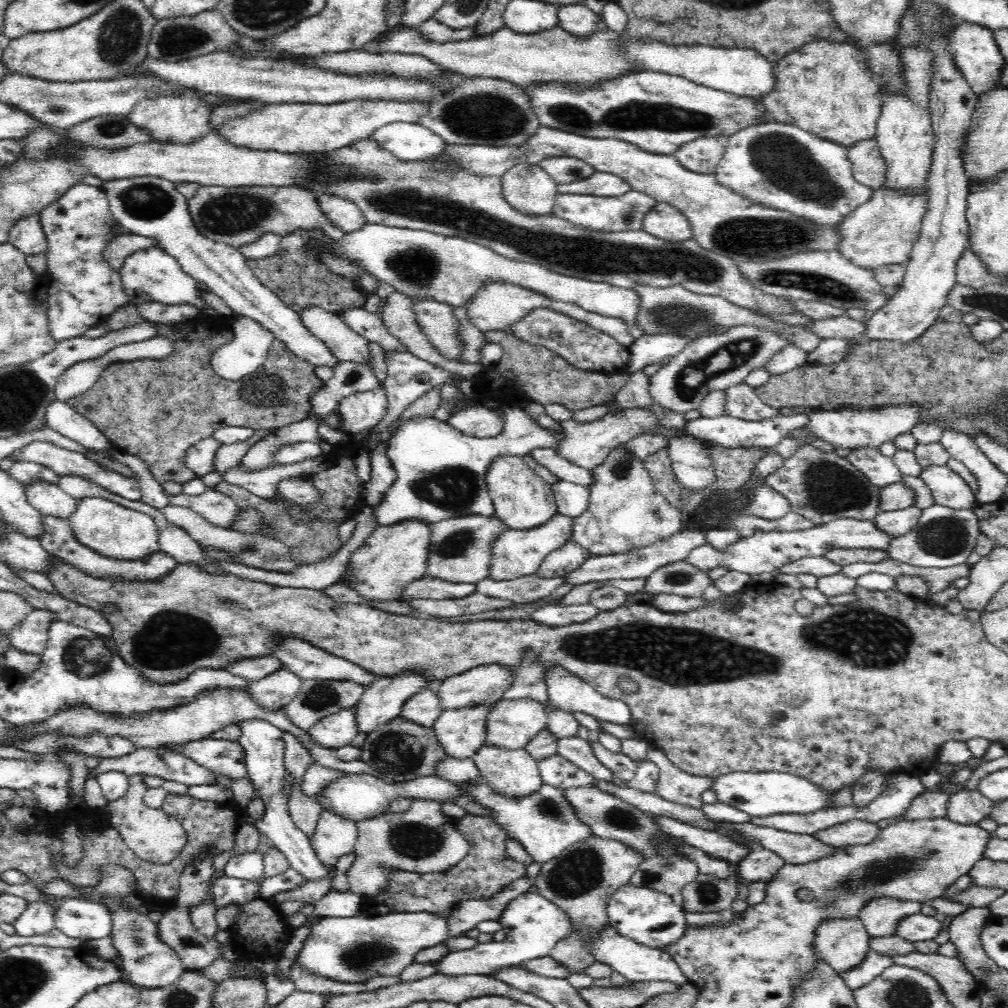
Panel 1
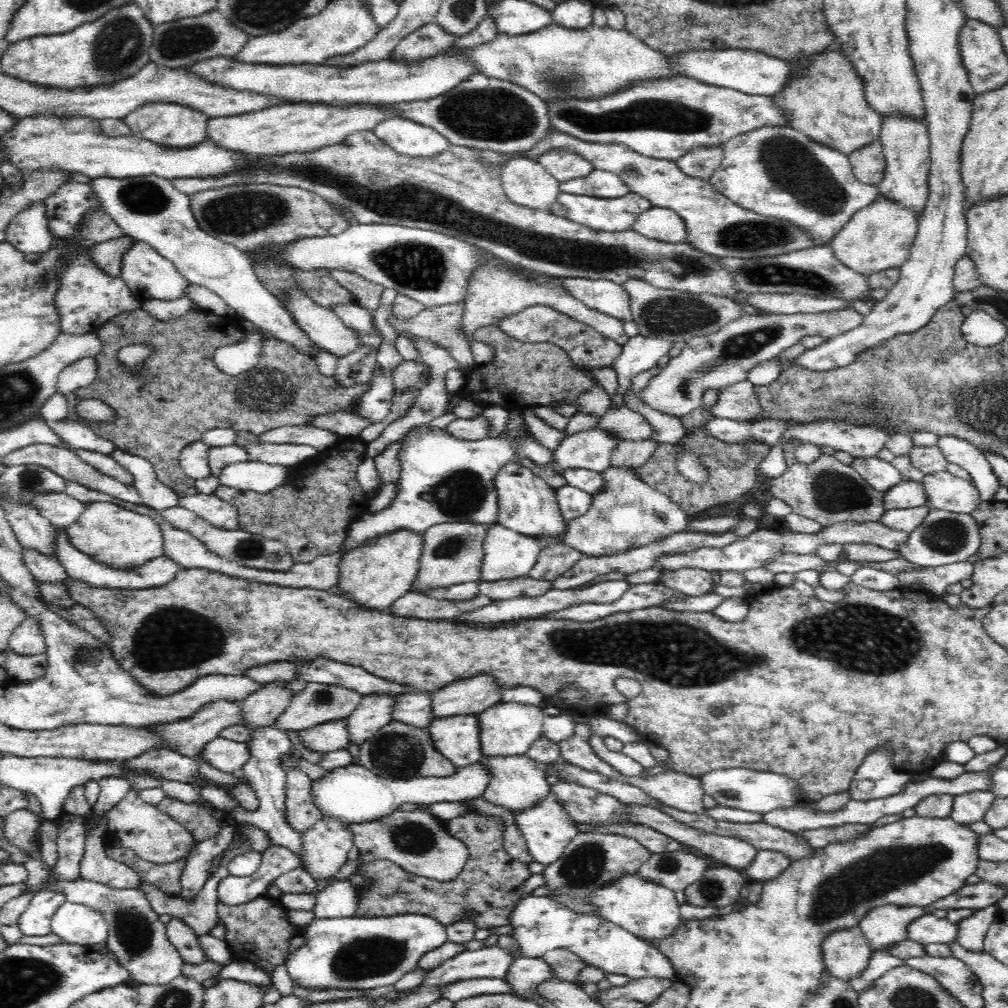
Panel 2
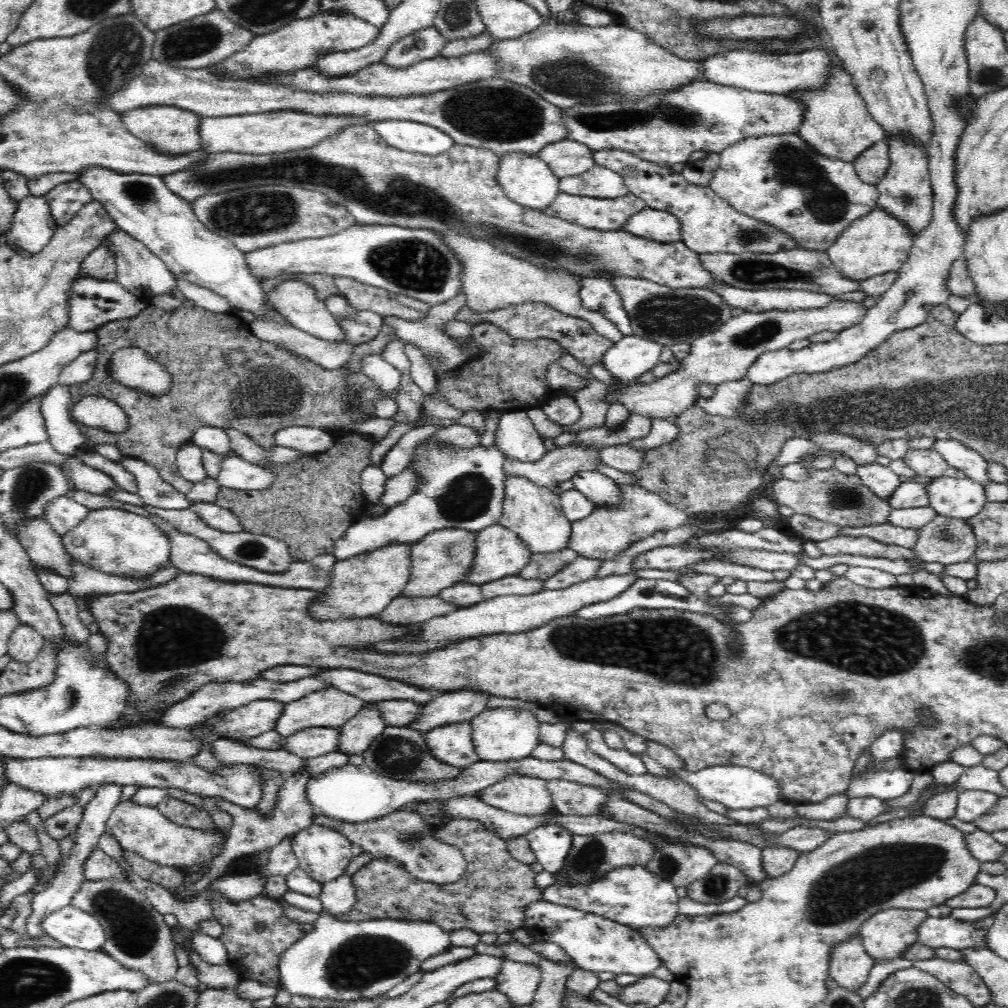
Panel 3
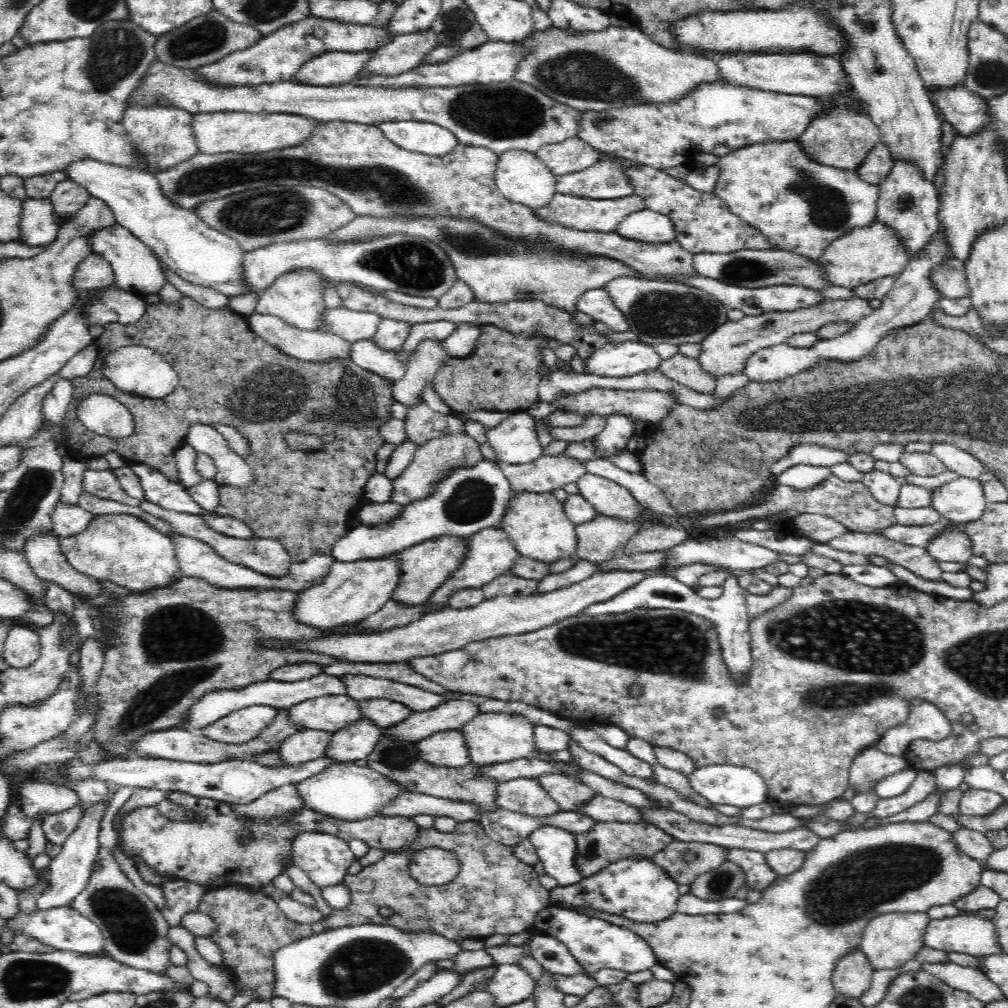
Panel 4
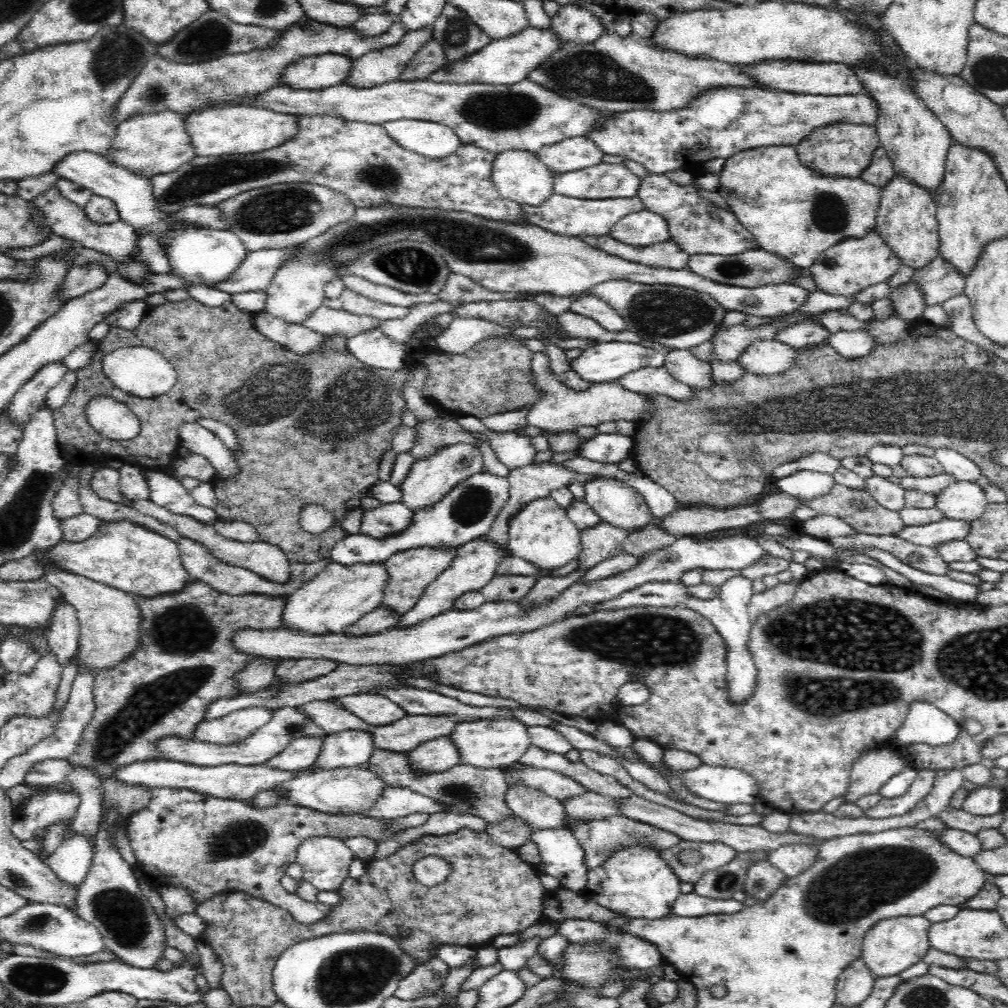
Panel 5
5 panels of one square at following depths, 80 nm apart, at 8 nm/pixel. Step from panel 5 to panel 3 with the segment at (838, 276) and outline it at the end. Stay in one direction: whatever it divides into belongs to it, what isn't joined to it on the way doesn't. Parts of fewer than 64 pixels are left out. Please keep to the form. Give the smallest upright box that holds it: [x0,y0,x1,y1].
[827,206,914,282]

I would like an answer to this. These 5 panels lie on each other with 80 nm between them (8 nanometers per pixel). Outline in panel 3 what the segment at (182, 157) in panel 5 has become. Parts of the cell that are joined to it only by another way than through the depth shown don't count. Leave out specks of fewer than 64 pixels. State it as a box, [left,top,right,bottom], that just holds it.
[121,105,202,155]

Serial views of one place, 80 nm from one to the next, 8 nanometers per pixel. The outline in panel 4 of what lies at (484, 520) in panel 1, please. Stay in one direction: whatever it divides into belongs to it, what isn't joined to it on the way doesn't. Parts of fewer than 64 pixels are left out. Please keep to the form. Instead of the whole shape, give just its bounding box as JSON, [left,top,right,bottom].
[392,536,469,605]

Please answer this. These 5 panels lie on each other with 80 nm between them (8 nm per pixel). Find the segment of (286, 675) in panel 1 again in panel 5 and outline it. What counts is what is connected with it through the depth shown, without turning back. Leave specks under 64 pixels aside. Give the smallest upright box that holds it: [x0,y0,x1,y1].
[195,706,272,745]

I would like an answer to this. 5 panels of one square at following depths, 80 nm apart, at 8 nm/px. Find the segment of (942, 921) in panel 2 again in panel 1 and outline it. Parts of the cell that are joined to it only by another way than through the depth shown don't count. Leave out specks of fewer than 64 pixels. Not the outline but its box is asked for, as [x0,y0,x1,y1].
[895,912,941,943]

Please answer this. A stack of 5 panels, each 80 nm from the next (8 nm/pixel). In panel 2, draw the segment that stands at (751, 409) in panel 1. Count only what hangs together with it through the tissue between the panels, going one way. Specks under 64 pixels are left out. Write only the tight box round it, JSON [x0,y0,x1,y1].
[708,380,762,421]

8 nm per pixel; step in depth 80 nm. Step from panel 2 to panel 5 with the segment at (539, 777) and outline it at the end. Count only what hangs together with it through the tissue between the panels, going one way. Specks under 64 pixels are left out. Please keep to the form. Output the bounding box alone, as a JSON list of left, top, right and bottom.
[506,782,567,829]

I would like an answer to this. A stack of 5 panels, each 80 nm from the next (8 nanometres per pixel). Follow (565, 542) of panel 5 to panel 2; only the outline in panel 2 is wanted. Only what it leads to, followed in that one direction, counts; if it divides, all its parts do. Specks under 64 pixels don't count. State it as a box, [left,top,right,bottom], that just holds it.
[494,461,567,537]

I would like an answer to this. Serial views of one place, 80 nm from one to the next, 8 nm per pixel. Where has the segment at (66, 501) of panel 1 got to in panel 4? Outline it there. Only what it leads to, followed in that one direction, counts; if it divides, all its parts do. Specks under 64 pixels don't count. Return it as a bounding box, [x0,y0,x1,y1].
[51,501,94,538]

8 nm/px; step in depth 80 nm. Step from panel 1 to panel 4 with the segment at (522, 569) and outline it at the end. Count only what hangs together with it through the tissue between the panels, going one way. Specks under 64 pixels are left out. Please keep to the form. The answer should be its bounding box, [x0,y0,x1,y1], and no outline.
[424,526,520,613]

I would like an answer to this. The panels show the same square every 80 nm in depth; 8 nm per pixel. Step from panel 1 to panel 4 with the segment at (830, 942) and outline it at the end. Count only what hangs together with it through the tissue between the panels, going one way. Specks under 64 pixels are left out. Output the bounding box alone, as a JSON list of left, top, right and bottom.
[831,947,874,999]

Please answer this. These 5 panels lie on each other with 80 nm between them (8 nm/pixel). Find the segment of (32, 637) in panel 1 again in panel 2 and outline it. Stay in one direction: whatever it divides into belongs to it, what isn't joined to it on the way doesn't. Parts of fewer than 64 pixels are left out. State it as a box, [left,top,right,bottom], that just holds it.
[9,616,47,656]

